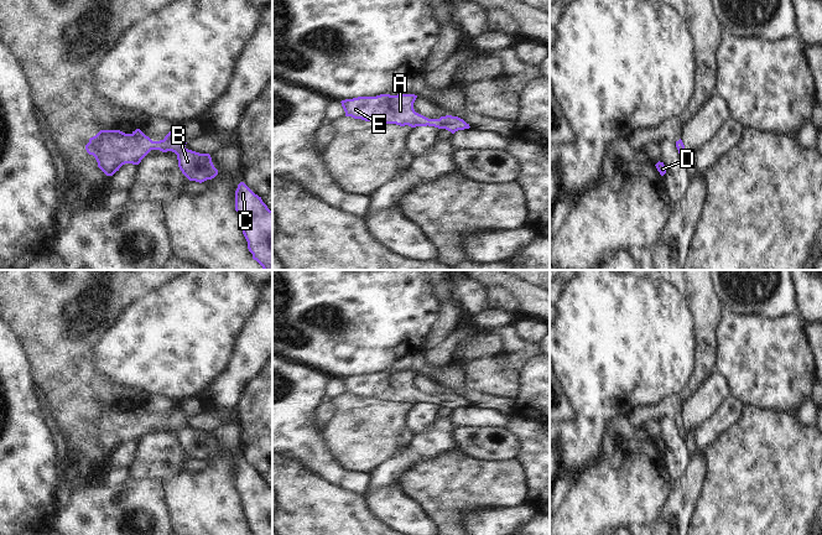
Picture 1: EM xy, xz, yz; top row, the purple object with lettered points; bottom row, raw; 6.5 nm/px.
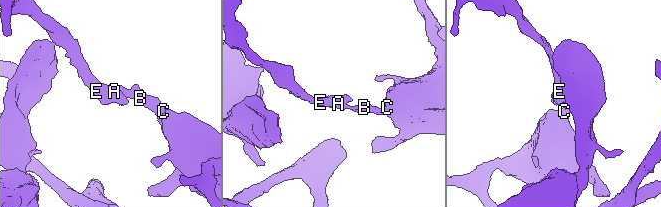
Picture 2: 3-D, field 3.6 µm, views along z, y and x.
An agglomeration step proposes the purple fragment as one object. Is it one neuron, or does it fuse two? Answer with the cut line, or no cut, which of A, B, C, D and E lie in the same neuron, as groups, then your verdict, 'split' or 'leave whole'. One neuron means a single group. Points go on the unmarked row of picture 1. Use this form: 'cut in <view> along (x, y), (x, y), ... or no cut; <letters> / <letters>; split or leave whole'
no cut; A B C D E; leave whole

